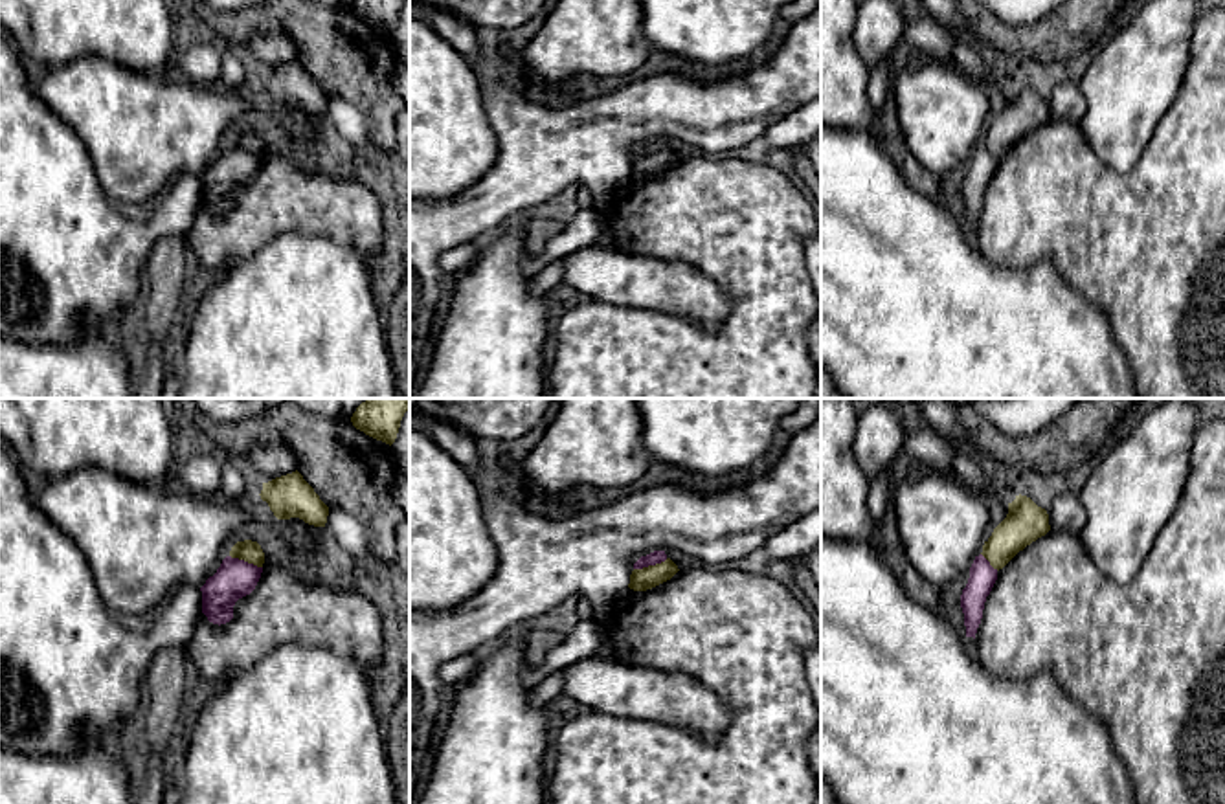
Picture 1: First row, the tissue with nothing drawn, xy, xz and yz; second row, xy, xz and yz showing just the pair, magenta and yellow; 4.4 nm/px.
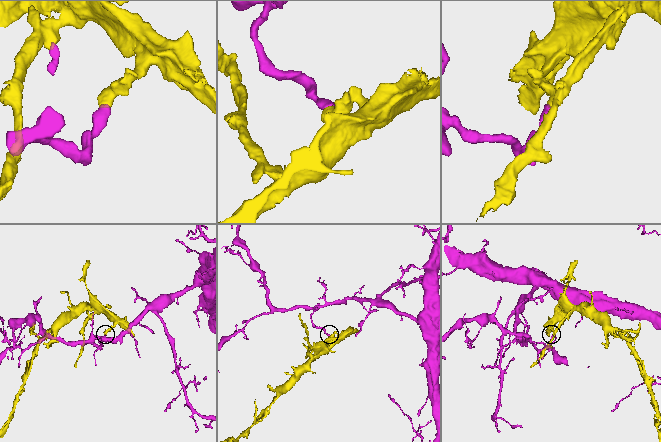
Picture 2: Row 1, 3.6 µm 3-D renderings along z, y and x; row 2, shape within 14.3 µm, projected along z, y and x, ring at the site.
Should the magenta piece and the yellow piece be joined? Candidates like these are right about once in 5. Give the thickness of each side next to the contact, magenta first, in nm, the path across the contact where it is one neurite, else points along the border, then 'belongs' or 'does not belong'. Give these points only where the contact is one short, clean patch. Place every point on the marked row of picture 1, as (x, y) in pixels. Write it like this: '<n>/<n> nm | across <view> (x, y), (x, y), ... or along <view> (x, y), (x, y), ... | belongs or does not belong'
60/100 nm | along xz (667, 558), (634, 569) | does not belong

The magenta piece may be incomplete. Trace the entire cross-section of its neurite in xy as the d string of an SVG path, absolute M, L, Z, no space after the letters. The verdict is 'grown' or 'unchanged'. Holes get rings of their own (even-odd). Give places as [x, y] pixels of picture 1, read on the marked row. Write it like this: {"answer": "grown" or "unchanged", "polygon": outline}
{"answer": "unchanged", "polygon": "M226 556L217 573L200 587L202 613L208 620L219 626L230 622L235 602L255 589L261 573L263 567Z"}

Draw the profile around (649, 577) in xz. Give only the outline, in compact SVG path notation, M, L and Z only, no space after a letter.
M670 558L656 565L634 569L628 587L634 591L646 591L670 580L678 571L678 565Z

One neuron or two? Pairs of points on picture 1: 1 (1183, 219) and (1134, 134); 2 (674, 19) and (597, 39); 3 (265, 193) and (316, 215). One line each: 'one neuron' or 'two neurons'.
1: two neurons
2: two neurons
3: one neuron

